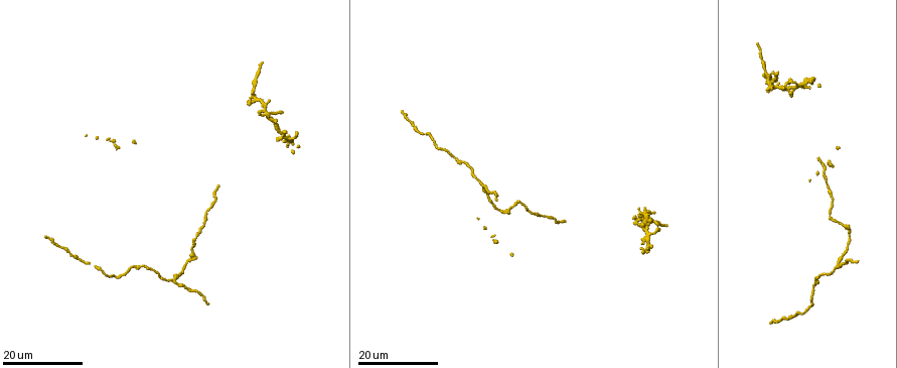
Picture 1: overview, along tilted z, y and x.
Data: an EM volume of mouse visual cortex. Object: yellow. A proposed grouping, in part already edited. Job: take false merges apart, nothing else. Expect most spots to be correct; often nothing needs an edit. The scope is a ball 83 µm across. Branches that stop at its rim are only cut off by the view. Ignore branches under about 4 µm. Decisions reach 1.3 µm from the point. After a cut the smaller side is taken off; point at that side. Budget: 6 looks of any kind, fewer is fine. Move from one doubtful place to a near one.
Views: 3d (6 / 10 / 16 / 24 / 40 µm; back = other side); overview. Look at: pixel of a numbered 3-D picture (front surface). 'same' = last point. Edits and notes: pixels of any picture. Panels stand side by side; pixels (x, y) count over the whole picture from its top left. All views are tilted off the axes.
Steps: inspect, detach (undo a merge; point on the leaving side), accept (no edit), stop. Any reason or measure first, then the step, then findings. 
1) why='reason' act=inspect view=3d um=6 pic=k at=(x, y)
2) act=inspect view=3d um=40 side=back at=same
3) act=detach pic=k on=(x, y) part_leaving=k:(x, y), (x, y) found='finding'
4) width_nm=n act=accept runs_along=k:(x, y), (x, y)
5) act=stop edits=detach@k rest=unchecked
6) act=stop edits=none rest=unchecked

act=inspect view=3d um=16 pic=1 at=(836, 266)

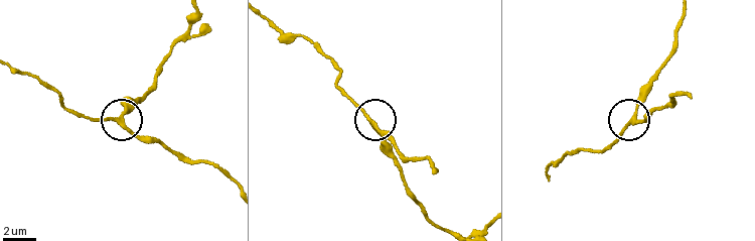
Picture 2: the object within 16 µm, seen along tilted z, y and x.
act=inspect view=3d um=10 pic=2 at=(369, 119)

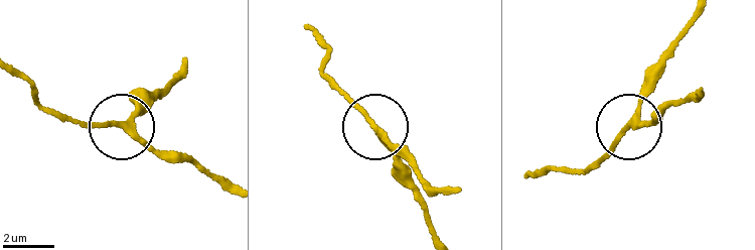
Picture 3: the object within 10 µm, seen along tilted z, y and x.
arms=3 act=accept runs_along=3:(188, 74), (126, 126), (150, 144), (190, 153) found='one neuron here'

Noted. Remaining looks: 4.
act=inspect view=3d um=24 pic=1 at=(538, 216)

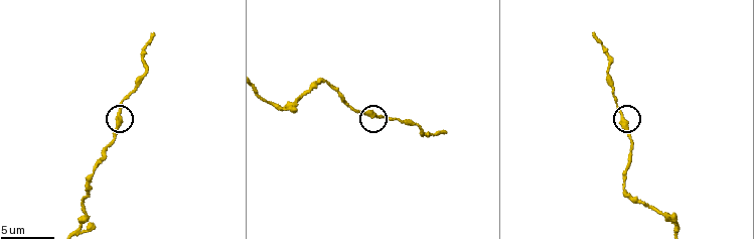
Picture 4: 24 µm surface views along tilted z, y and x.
act=inspect view=3d um=6 pic=4 at=(620, 115)

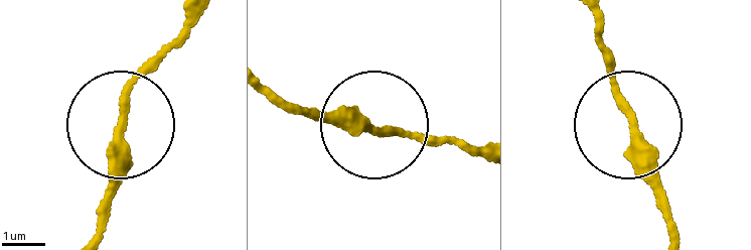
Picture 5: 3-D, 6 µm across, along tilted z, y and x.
act=accept runs_along=5:(668, 230), (597, 19) found='continuous, no second neuron'

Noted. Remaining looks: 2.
why='four or more arms meet' act=inspect view=3d um=24 pic=1 at=(254, 96)

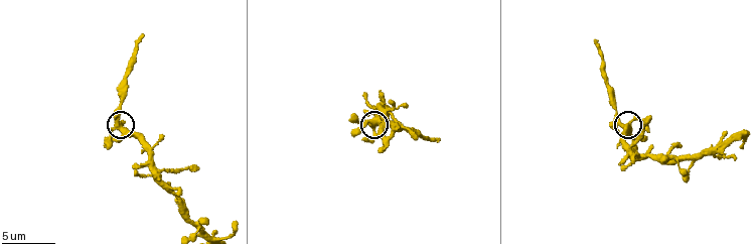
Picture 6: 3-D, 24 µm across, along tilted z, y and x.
act=inspect view=3d um=10 pic=6 at=(118, 121)

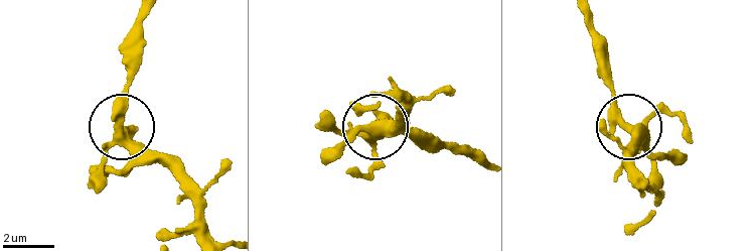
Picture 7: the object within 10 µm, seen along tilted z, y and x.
arms=4 act=accept found='one neuron here'

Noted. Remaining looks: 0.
act=stop edits=none rest=unchecked

